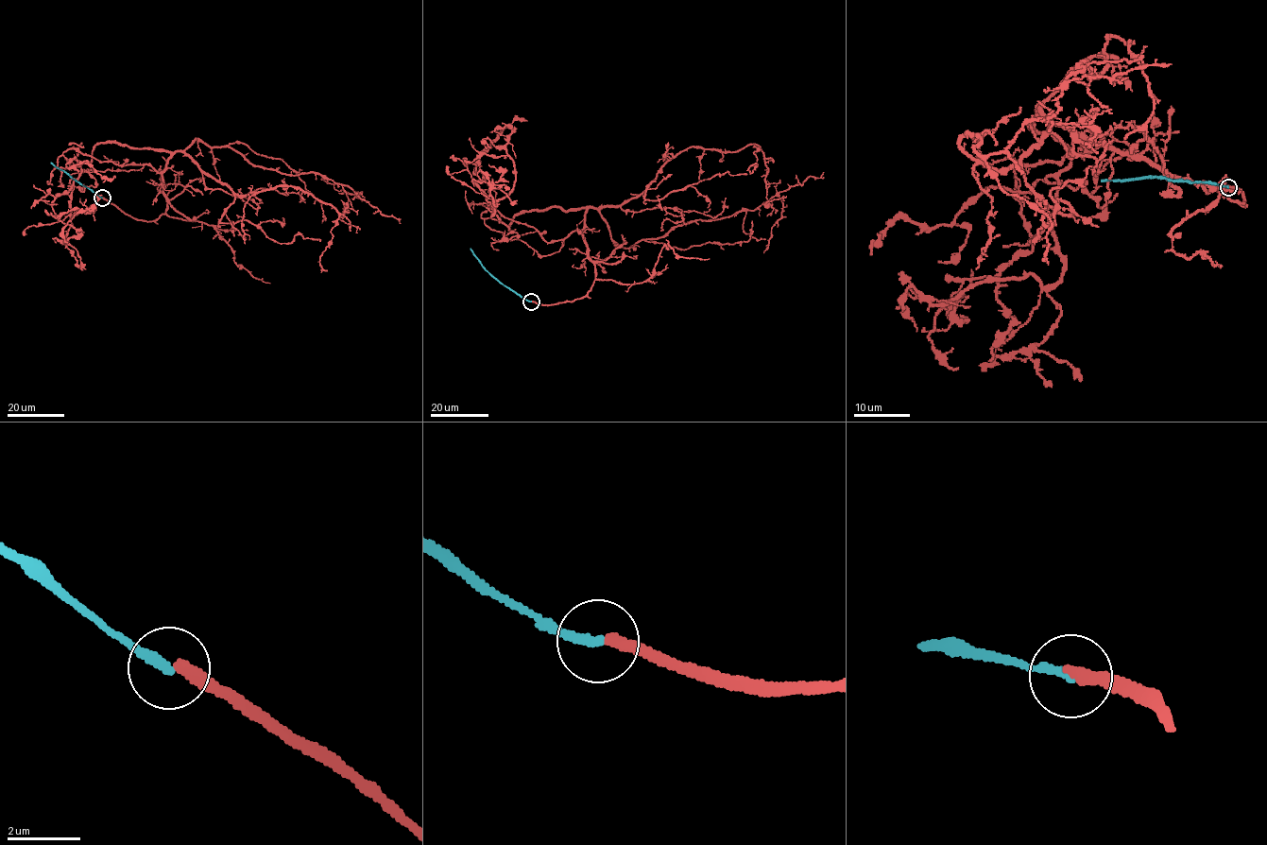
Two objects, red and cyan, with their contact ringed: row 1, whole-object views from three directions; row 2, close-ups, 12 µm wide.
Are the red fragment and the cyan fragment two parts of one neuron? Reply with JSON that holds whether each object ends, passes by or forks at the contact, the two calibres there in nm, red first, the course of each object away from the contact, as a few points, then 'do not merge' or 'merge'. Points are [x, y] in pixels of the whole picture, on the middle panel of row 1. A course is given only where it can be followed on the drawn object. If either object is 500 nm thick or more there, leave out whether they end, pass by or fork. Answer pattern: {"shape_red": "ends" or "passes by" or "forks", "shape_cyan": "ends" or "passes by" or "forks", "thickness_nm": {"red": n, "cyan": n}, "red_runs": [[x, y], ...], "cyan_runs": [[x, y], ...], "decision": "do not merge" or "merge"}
{"shape_red": "ends", "shape_cyan": "ends", "thickness_nm": {"red": 300, "cyan": 260}, "red_runs": [[531, 301], [582, 298], [596, 272], [585, 211], [639, 196], [687, 148], [754, 144], [764, 205], [784, 200]], "cyan_runs": [[531, 301], [489, 273], [470, 249]], "decision": "do not merge"}

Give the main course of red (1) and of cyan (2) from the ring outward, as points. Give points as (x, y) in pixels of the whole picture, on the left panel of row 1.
1: (102, 198), (157, 219), (162, 175), (184, 151), (242, 196), (299, 186), (347, 205), (339, 216), (357, 232)
2: (102, 198), (50, 163)

